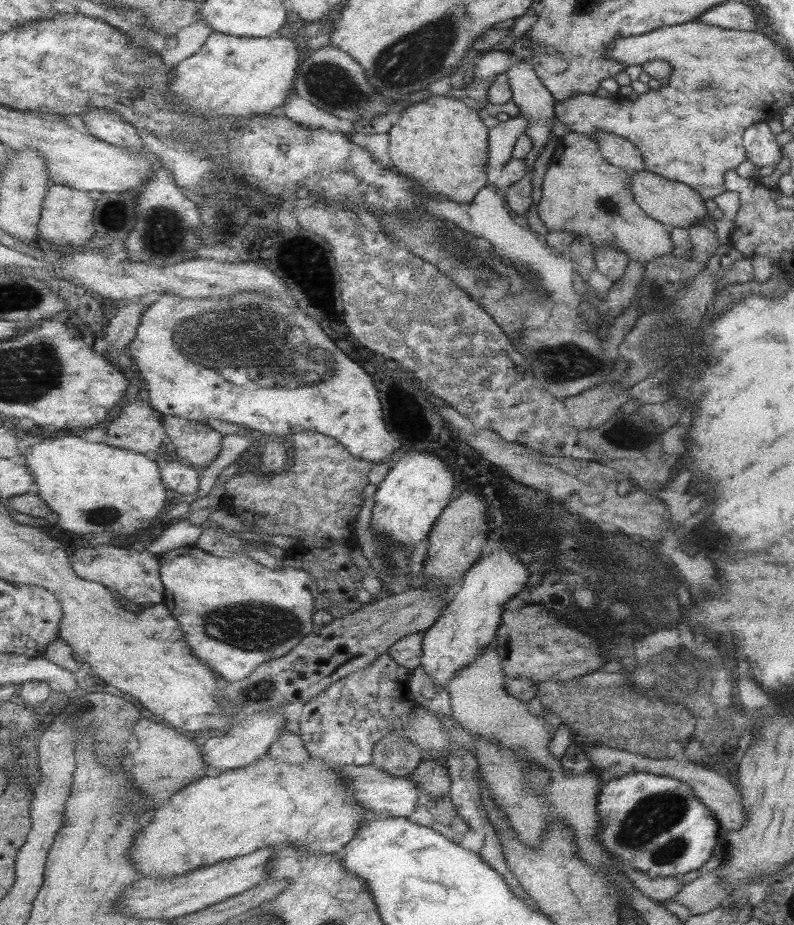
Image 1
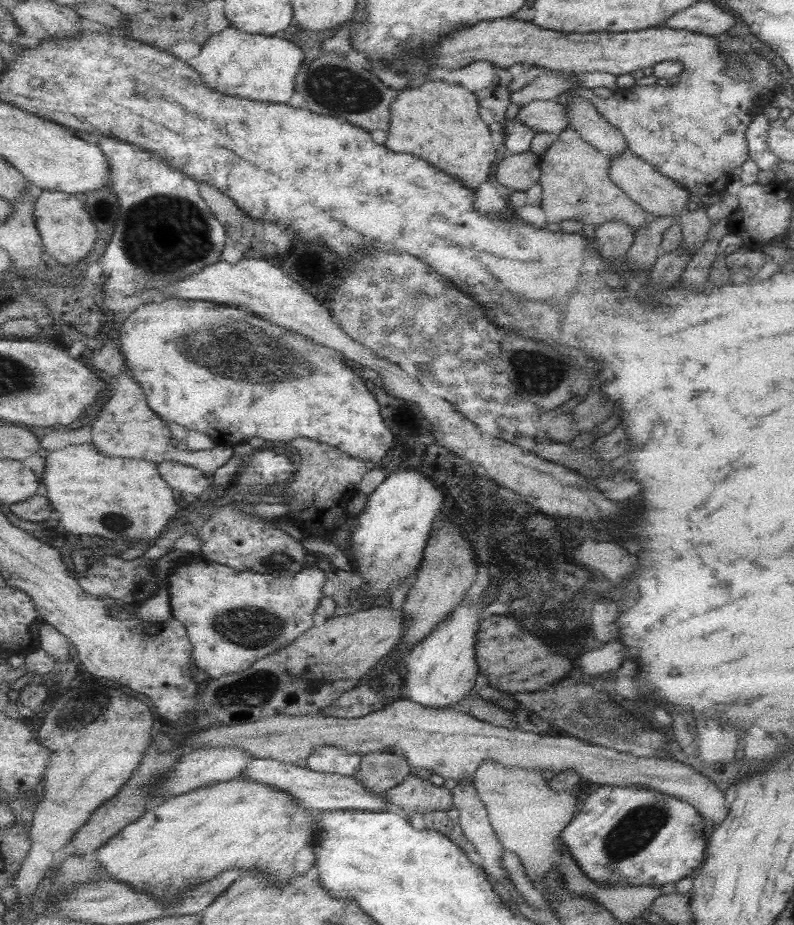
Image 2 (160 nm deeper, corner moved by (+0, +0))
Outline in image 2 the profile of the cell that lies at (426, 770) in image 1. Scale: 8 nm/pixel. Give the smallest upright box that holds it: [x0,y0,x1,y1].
[384,773,454,818]

